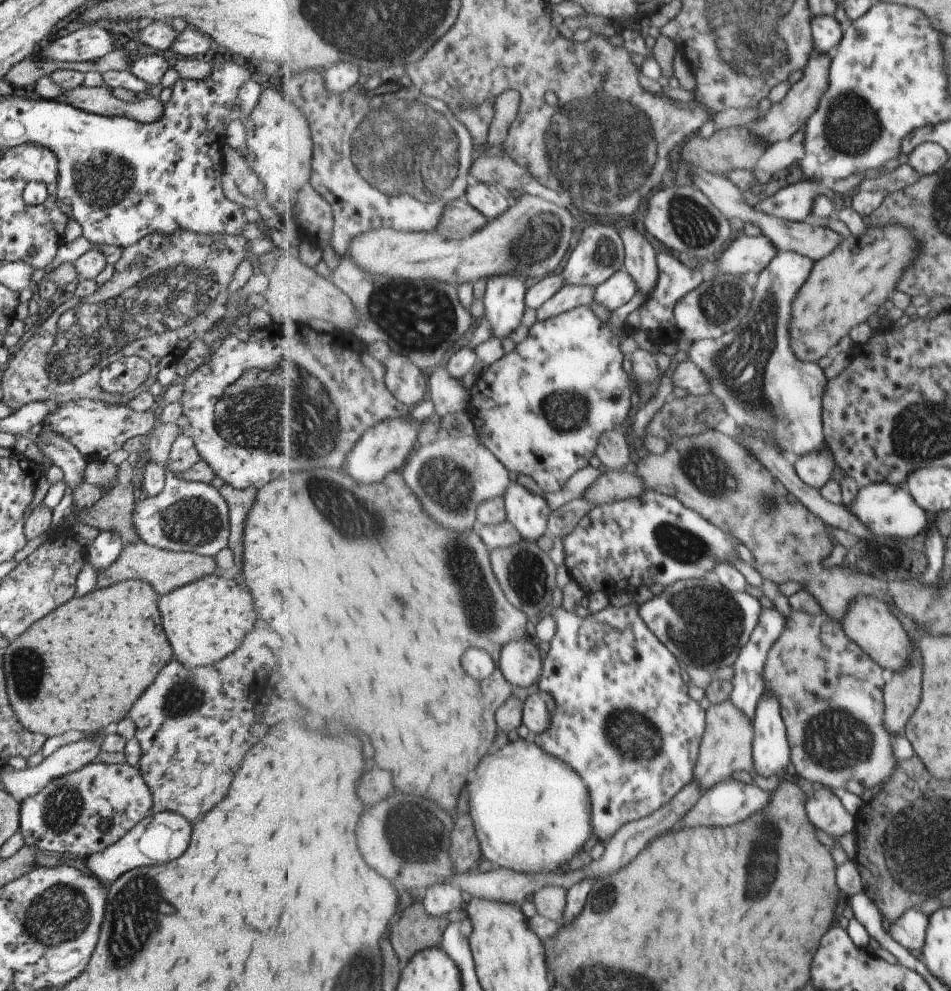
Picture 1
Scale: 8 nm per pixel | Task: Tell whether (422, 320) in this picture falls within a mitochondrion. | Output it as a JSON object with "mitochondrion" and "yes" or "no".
{"mitochondrion":"yes"}

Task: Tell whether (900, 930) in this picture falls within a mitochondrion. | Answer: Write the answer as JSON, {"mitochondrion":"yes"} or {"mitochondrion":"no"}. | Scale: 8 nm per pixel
{"mitochondrion":"no"}

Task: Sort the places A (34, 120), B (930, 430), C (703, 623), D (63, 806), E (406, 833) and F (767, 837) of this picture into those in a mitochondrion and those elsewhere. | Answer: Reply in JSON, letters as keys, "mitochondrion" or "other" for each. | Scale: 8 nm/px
{"A":"other","B":"mitochondrion","C":"mitochondrion","D":"mitochondrion","E":"mitochondrion","F":"mitochondrion"}

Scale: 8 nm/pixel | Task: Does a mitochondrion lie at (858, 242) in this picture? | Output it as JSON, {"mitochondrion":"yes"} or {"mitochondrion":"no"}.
{"mitochondrion":"no"}

